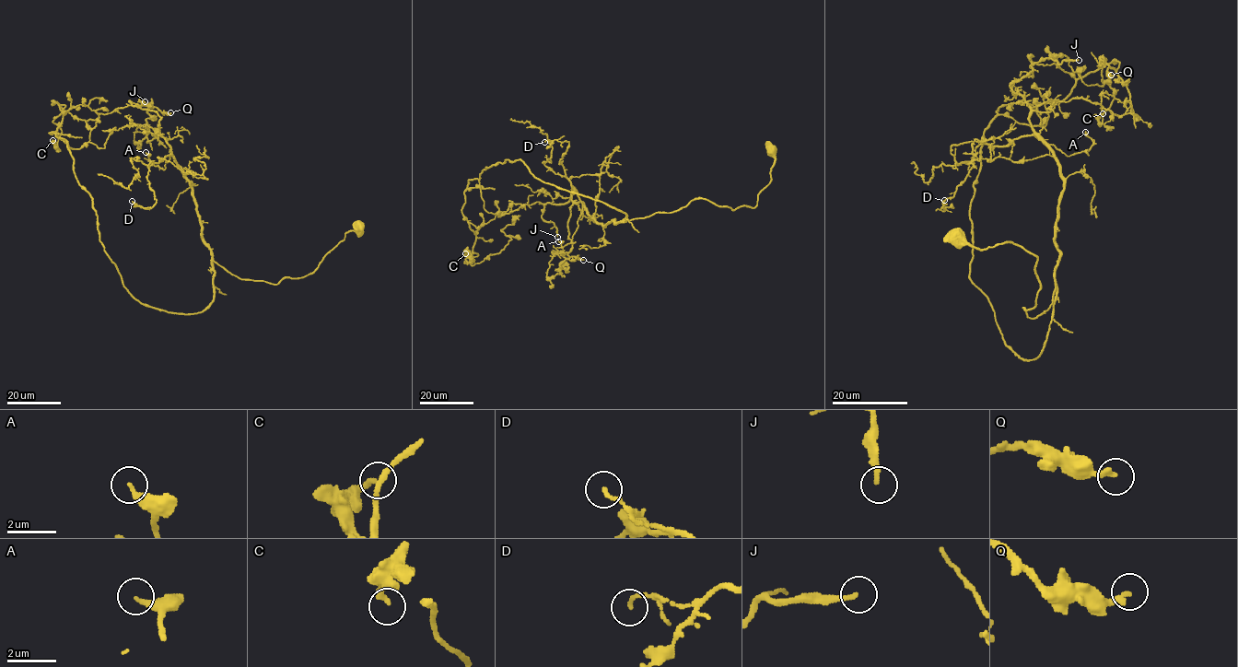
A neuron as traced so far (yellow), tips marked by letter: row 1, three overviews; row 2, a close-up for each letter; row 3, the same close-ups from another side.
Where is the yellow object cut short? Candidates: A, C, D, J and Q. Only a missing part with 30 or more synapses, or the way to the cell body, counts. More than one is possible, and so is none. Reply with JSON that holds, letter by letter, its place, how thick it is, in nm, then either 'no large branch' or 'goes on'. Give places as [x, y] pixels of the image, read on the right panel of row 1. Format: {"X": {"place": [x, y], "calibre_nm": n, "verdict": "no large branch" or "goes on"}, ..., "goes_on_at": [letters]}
{"A": {"place": [1085, 132], "calibre_nm": 300, "verdict": "no large branch"}, "C": {"place": [1103, 113], "calibre_nm": 240, "verdict": "no large branch"}, "D": {"place": [944, 200], "calibre_nm": 140, "verdict": "no large branch"}, "J": {"place": [1079, 60], "calibre_nm": 190, "verdict": "goes on"}, "Q": {"place": [1111, 75], "calibre_nm": 240, "verdict": "no large branch"}, "goes_on_at": ["J"]}

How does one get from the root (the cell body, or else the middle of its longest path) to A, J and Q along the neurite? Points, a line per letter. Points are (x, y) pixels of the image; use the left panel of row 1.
A: (358, 228), (304, 276), (241, 279), (213, 260), (181, 168), (170, 155), (164, 169), (145, 152)
J: (358, 228), (304, 276), (271, 284), (230, 274), (203, 239), (161, 118), (129, 100), (145, 101)
Q: (358, 228), (304, 276), (230, 274), (213, 260), (169, 145), (158, 129), (147, 142), (146, 111), (170, 112)

